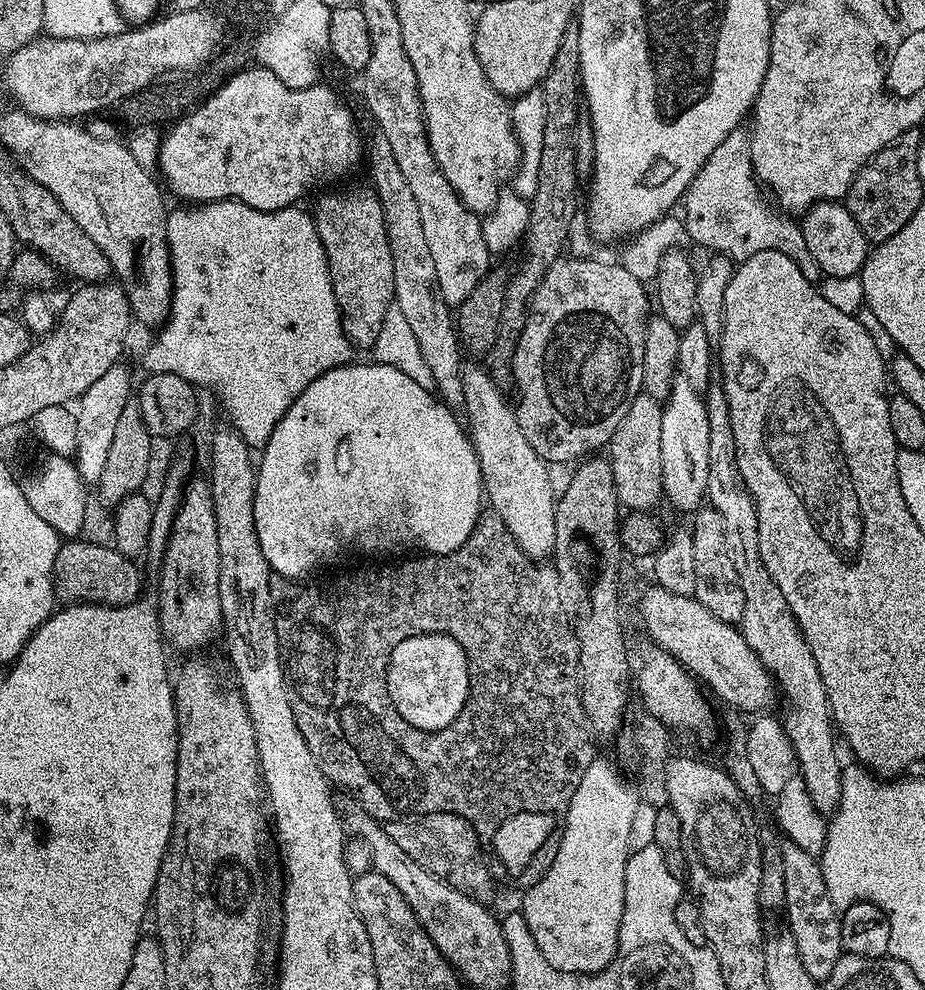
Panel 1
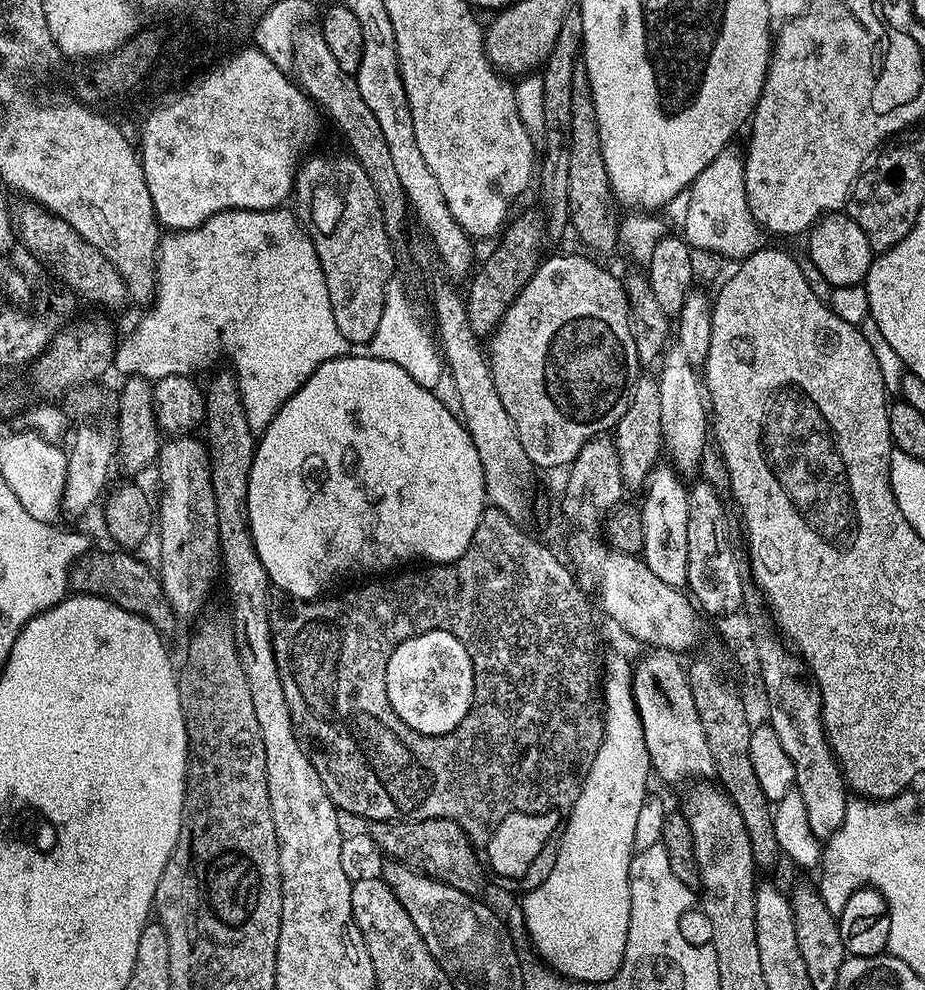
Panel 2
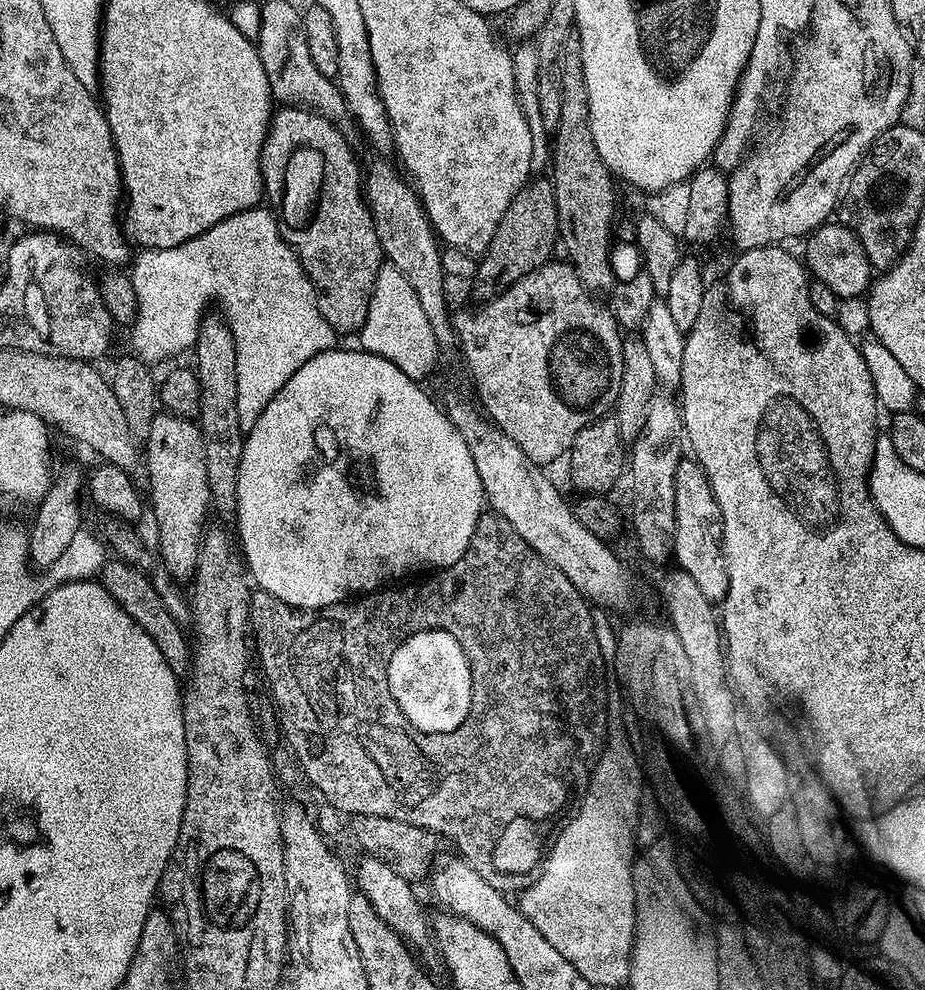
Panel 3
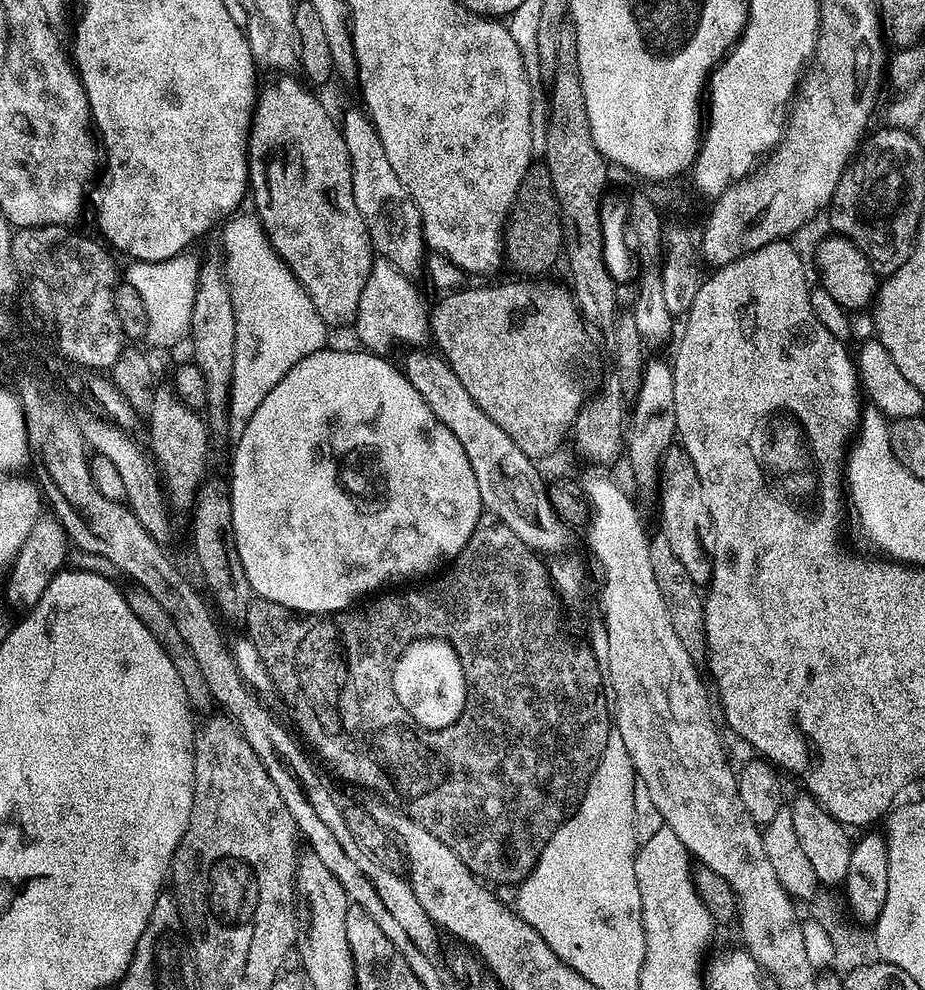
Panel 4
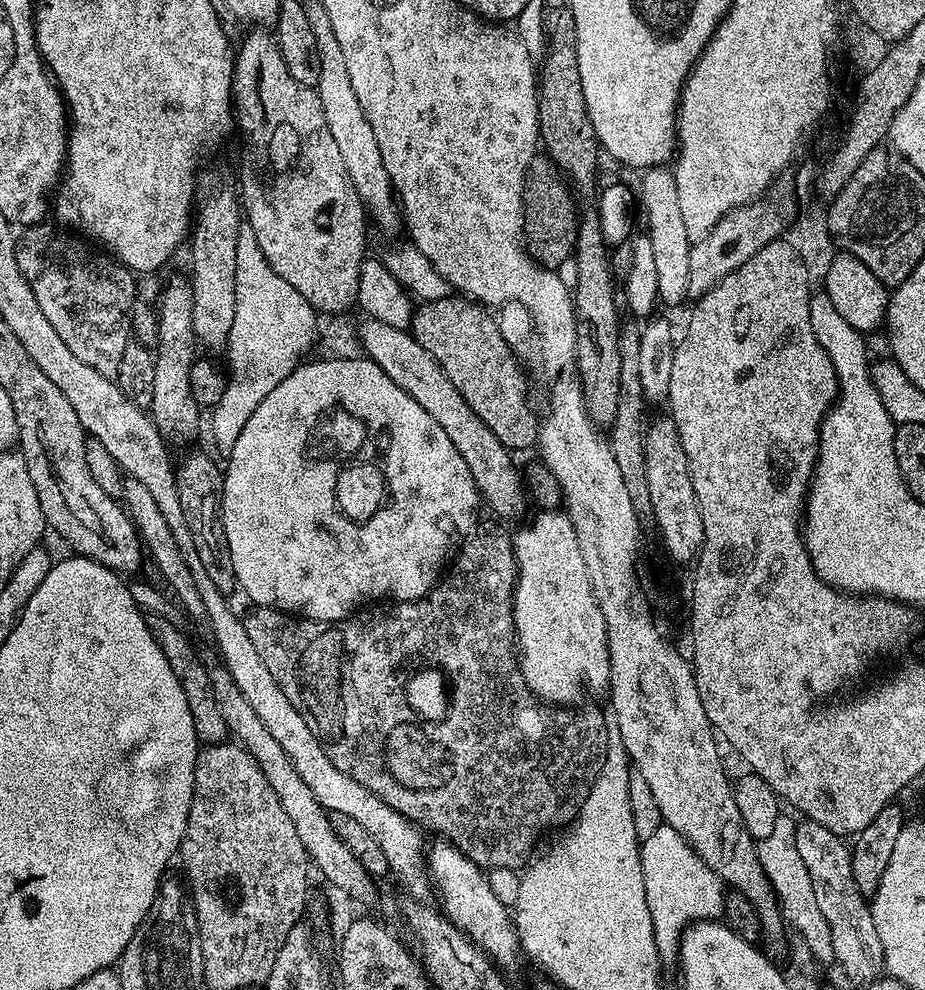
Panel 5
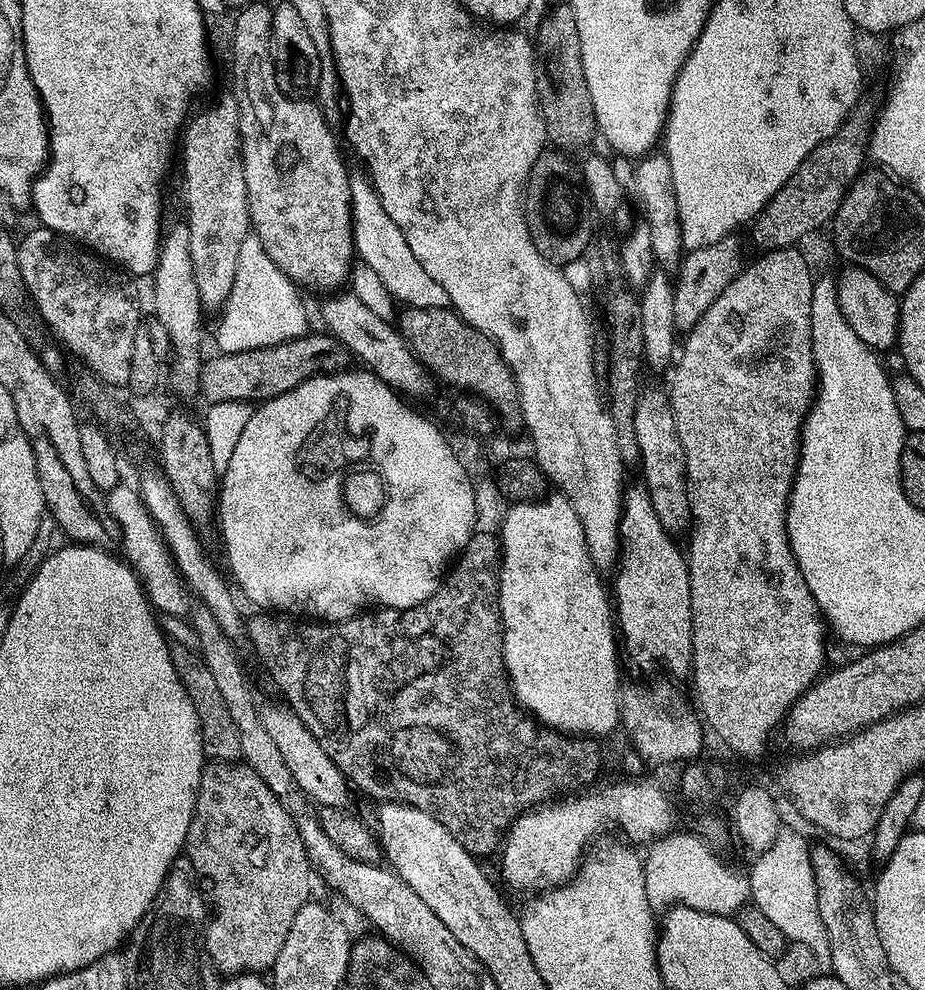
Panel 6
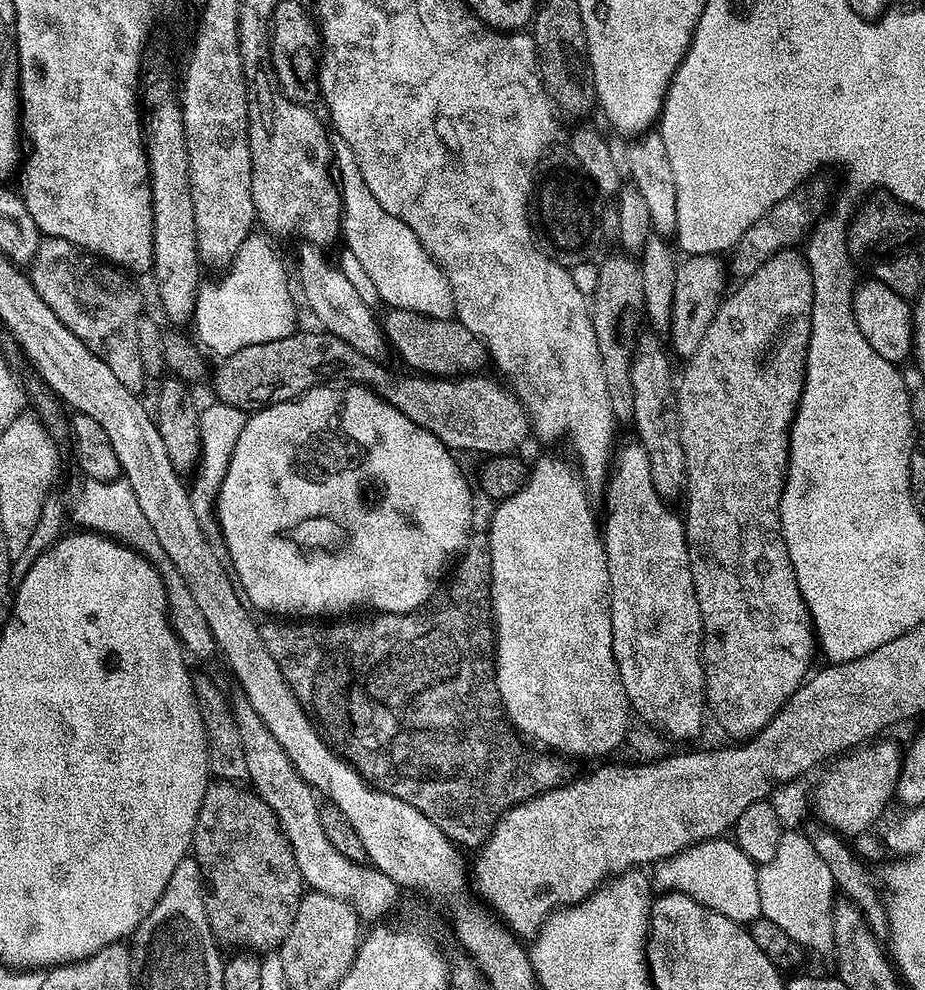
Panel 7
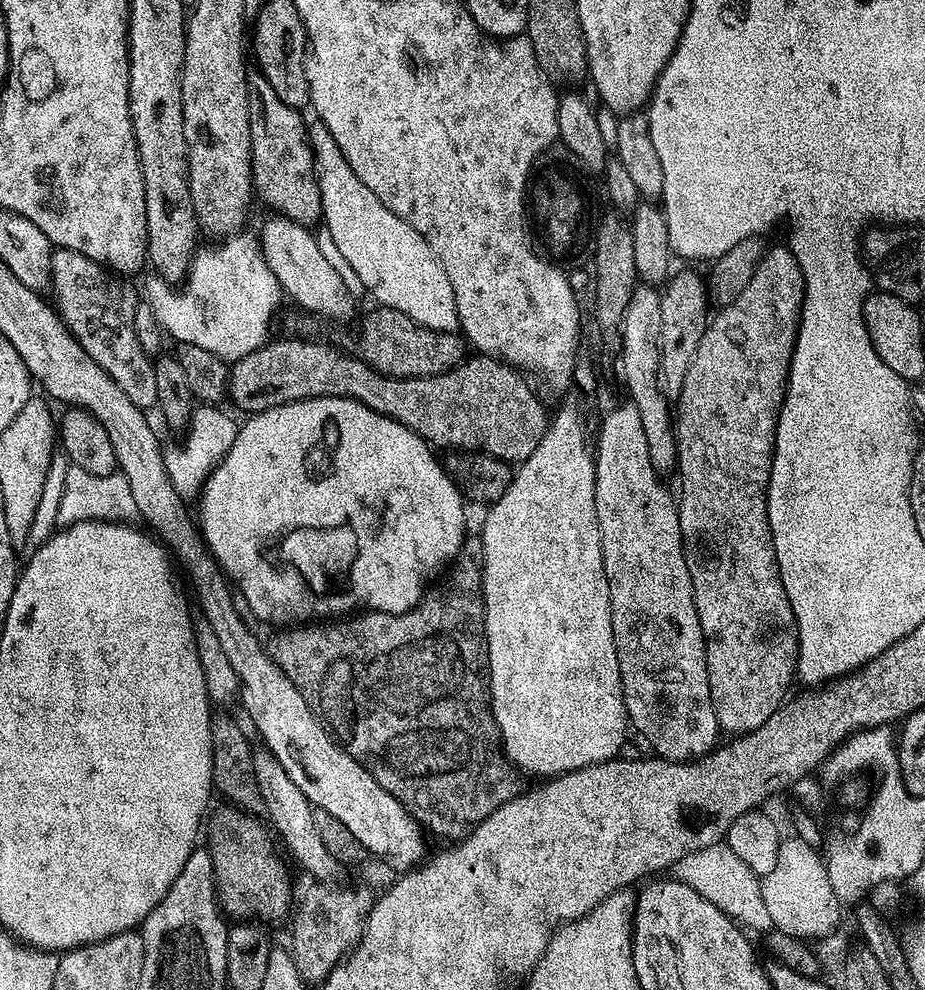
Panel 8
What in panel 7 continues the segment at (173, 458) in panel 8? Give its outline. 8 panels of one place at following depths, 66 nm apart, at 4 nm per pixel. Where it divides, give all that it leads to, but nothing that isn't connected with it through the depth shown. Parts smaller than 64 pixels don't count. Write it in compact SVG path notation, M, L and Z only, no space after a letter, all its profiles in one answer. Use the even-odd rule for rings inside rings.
M212 402L200 413L200 462L194 469L196 477L188 484L190 506L194 506L194 514L198 518L198 526L202 526L202 534L206 534L206 542L210 542L214 554L218 554L218 562L231 565L232 559L220 529L220 519L216 517L216 499L222 490L222 482L230 470L230 458L234 458L234 450L238 446L238 437L246 426L249 413L238 410L229 404Z

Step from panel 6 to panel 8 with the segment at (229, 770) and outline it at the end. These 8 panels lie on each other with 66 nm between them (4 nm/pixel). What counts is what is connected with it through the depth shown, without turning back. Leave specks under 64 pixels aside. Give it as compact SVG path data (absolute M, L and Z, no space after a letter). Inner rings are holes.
M235 806L224 807L228 808L222 809L213 818L212 829L209 830L206 841L208 853L212 855L214 862L219 907L227 915L229 912L236 916L232 918L255 918L265 922L264 920L280 920L284 915L287 917L293 907L294 896L292 900L288 868L276 853L277 841L273 833L267 827L264 829L247 811Z

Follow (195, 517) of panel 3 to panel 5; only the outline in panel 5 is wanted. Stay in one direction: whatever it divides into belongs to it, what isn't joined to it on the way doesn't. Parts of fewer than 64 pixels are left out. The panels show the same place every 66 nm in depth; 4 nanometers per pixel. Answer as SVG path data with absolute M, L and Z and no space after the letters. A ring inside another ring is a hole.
M176 276L164 288L158 305L159 330L154 347L154 390L150 417L169 445L188 444L200 428L202 409L190 394L190 366L198 358L196 335L192 329L192 286Z

